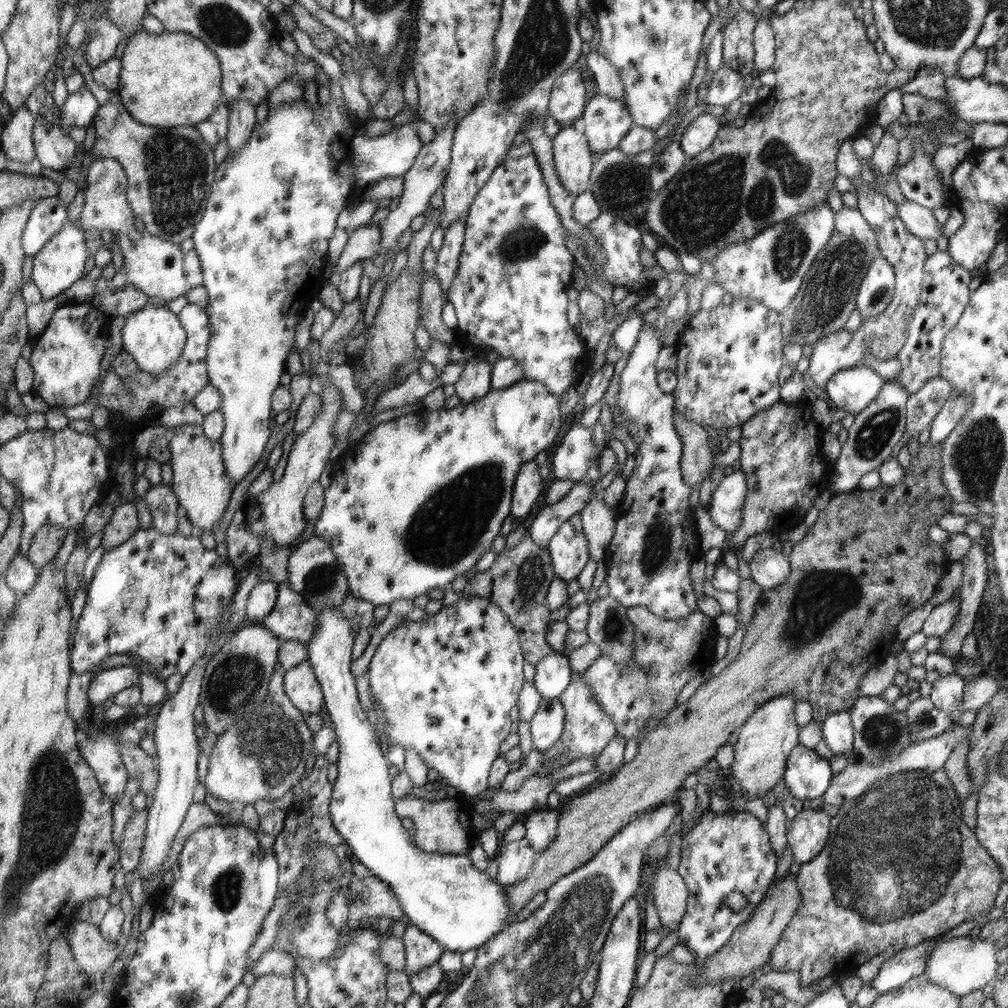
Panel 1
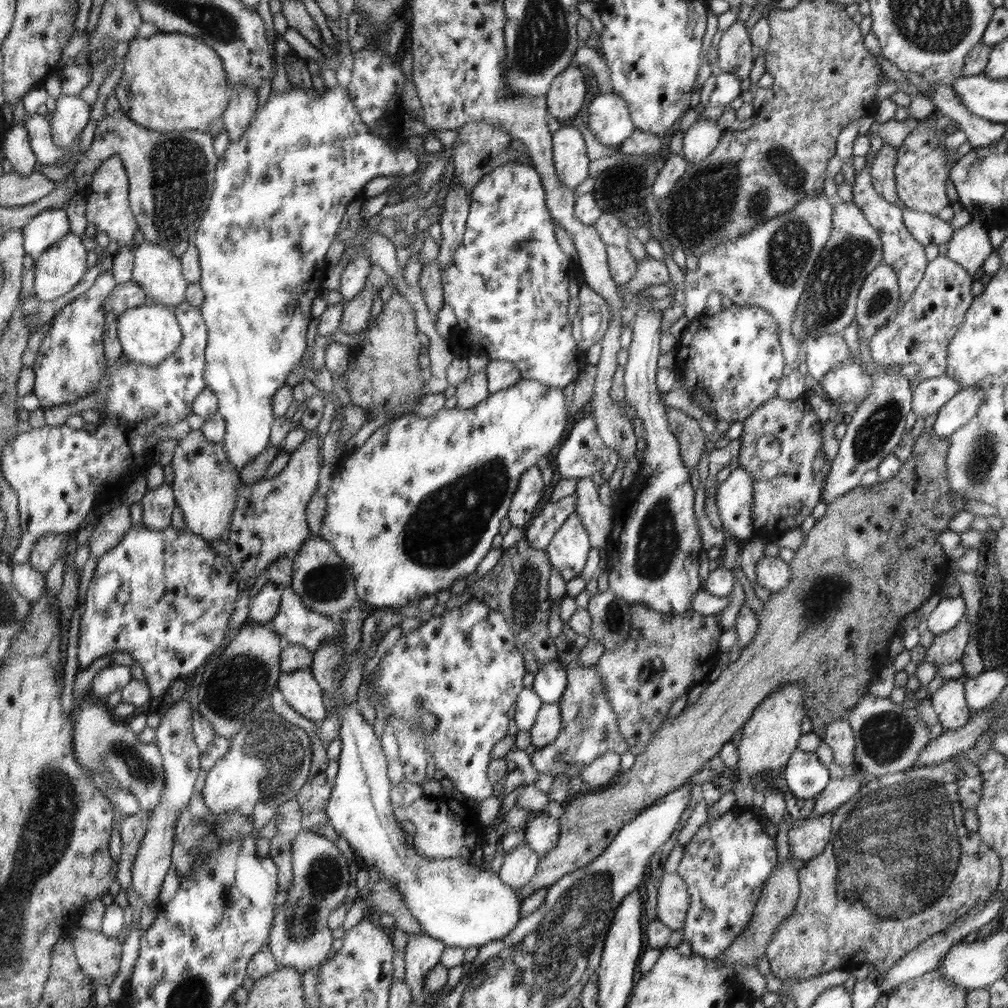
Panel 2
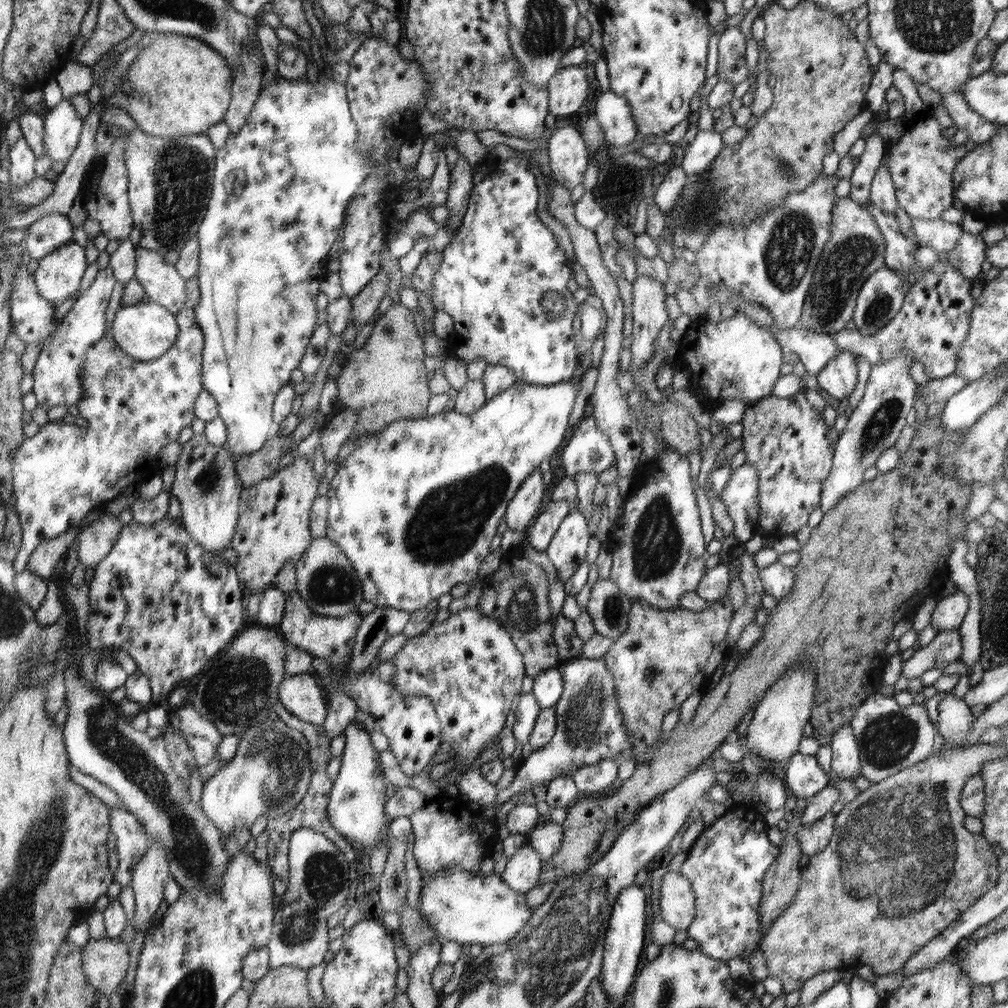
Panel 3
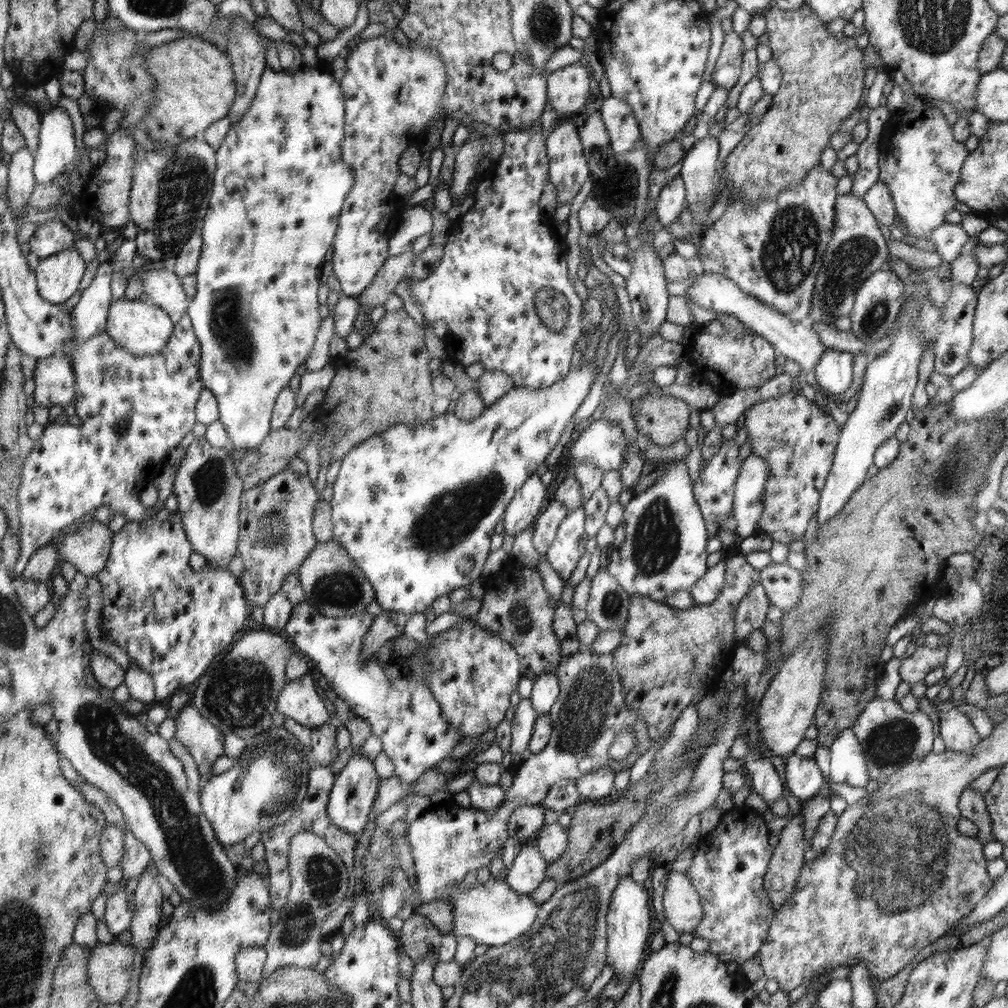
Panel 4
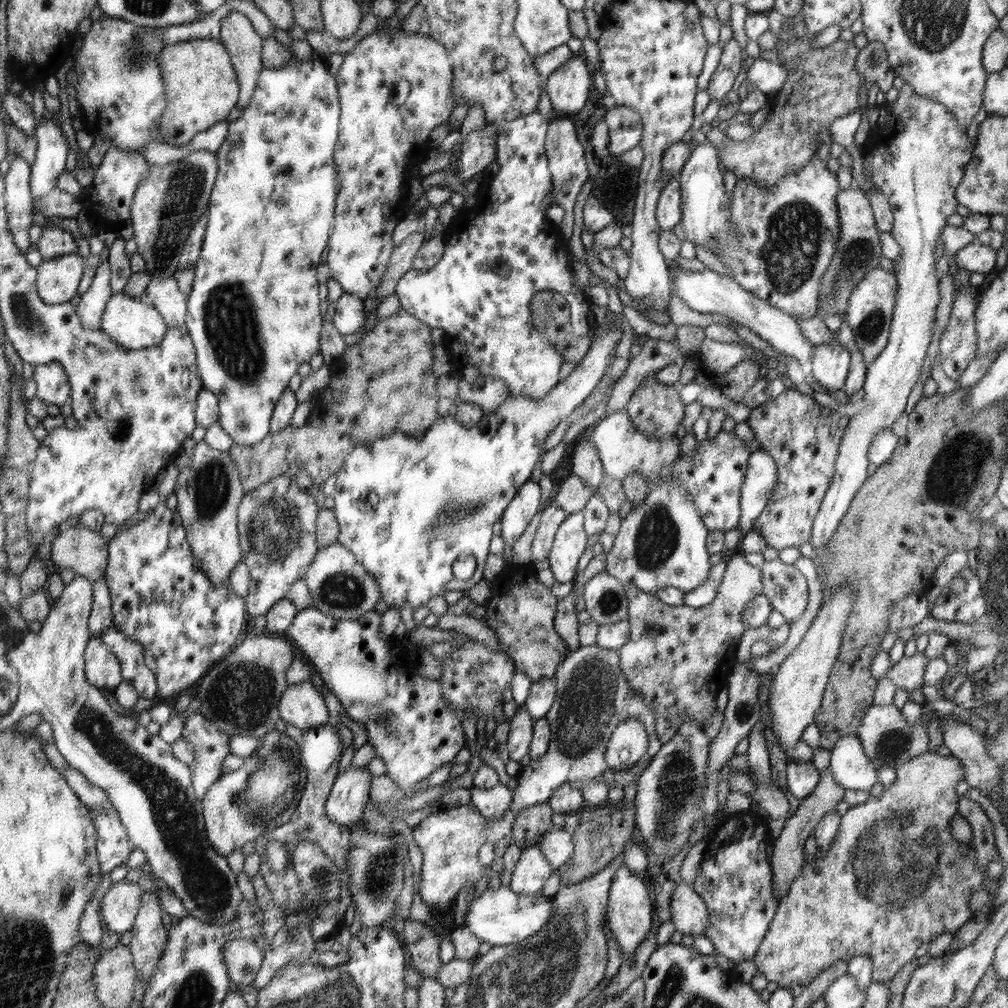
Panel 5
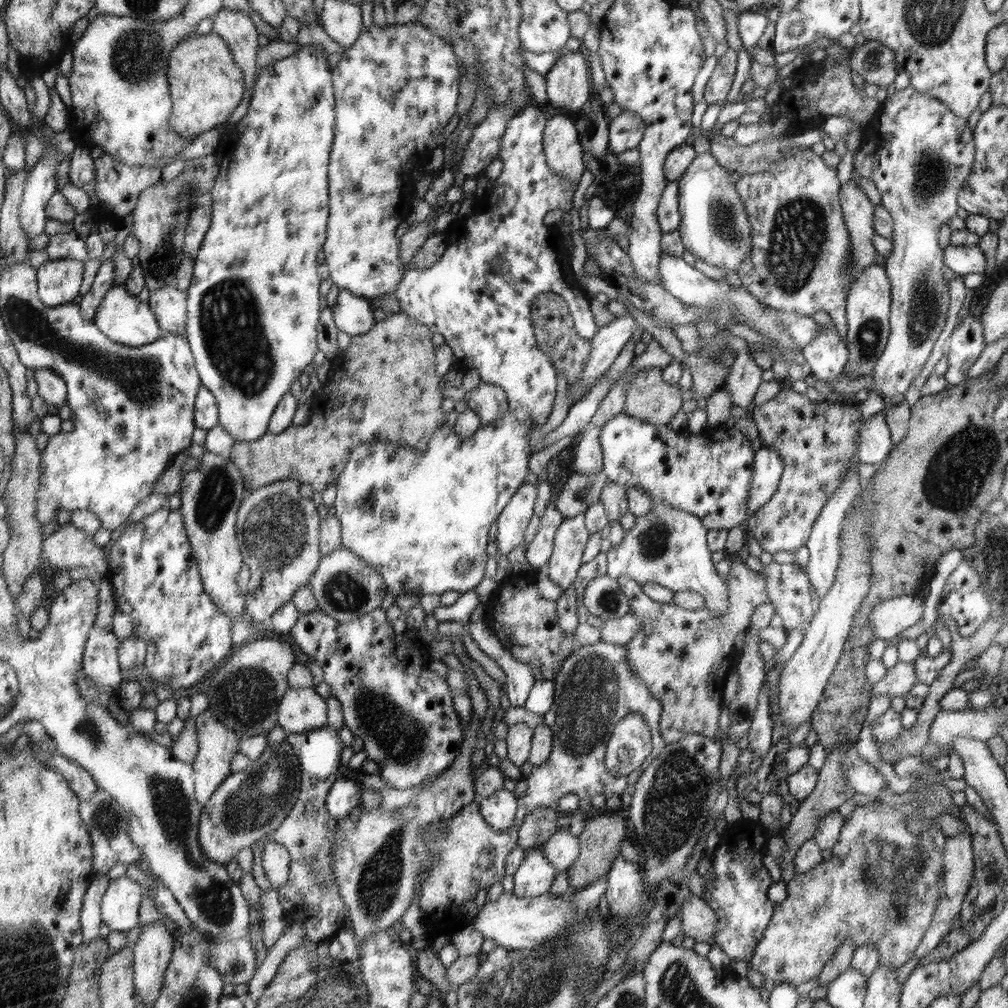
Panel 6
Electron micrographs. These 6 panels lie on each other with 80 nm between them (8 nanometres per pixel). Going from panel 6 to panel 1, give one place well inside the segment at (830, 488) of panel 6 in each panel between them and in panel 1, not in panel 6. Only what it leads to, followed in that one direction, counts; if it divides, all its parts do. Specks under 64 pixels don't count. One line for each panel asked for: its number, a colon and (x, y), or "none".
1: (780, 445)
2: (781, 446)
3: (792, 446)
4: (796, 437)
5: (803, 437)

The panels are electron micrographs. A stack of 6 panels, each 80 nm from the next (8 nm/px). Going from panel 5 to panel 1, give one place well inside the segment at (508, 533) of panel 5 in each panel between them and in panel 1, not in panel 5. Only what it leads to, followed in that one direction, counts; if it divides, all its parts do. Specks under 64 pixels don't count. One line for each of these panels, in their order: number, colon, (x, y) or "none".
1: (528, 486)
2: (526, 499)
3: (526, 504)
4: (526, 505)

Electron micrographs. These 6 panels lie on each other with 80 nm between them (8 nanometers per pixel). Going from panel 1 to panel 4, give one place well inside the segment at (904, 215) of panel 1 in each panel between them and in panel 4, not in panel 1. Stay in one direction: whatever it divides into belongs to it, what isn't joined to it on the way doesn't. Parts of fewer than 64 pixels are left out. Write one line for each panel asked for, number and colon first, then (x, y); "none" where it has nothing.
2: (928, 229)
3: (943, 236)
4: (949, 239)

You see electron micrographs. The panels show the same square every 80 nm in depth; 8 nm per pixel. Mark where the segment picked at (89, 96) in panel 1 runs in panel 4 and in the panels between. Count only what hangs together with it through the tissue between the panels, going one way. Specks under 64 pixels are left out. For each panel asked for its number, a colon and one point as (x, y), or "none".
2: (72, 114)
3: (62, 126)
4: (57, 147)

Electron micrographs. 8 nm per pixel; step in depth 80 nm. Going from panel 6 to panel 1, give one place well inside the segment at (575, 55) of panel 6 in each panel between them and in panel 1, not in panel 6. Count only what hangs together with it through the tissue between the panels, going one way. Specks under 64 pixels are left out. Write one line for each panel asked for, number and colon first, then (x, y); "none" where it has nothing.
1: (566, 105)
2: (565, 99)
3: (567, 90)
4: (568, 89)
5: (569, 87)

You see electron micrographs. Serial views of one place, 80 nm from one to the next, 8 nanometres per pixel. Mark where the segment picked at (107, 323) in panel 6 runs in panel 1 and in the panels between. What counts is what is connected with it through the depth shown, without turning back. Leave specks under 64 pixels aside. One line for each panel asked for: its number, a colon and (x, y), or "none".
1: (153, 335)
2: (149, 334)
3: (146, 331)
4: (143, 328)
5: (135, 325)

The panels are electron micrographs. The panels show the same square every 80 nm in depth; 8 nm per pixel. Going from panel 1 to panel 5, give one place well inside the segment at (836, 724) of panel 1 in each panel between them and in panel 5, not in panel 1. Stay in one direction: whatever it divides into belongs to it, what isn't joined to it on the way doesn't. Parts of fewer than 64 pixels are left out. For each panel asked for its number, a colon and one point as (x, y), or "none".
2: (839, 736)
3: (846, 763)
4: (847, 763)
5: (852, 769)

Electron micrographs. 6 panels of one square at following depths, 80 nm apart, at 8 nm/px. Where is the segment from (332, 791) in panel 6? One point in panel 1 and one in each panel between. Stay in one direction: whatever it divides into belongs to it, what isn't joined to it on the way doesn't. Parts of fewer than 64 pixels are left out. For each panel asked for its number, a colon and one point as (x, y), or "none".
1: (445, 895)
2: (456, 901)
3: (356, 810)
4: (352, 796)
5: (345, 805)

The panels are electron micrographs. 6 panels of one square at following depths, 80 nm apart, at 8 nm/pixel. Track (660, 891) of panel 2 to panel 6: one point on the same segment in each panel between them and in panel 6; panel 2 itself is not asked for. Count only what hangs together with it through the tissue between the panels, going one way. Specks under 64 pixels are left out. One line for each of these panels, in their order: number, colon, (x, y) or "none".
3: (677, 901)
4: (683, 909)
5: (690, 914)
6: (699, 921)

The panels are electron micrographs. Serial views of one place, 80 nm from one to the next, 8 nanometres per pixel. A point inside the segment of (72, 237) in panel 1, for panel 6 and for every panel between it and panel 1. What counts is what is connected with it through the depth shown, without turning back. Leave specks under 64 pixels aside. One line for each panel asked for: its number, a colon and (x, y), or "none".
2: (61, 267)
3: (58, 276)
4: (59, 275)
5: (58, 278)
6: (59, 281)

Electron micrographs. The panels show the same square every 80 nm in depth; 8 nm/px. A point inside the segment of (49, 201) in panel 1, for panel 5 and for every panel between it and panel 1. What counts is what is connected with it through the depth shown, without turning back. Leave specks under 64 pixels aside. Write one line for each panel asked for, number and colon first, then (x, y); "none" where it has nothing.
2: (45, 229)
3: (45, 235)
4: (53, 236)
5: (54, 242)

